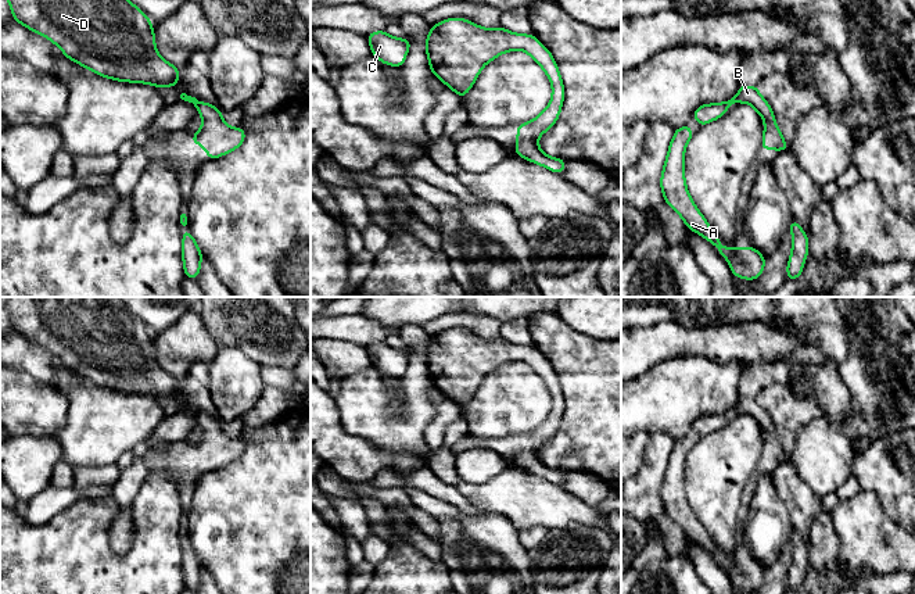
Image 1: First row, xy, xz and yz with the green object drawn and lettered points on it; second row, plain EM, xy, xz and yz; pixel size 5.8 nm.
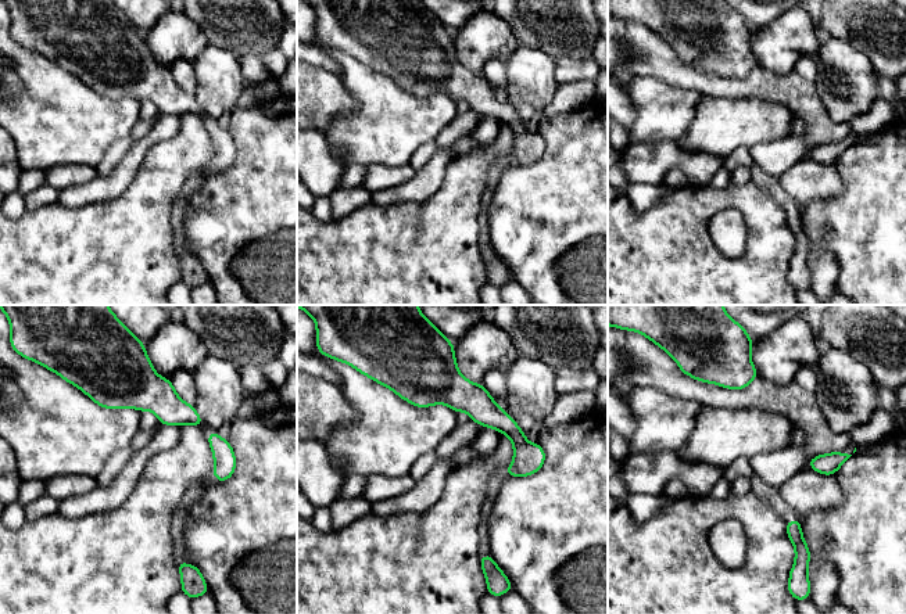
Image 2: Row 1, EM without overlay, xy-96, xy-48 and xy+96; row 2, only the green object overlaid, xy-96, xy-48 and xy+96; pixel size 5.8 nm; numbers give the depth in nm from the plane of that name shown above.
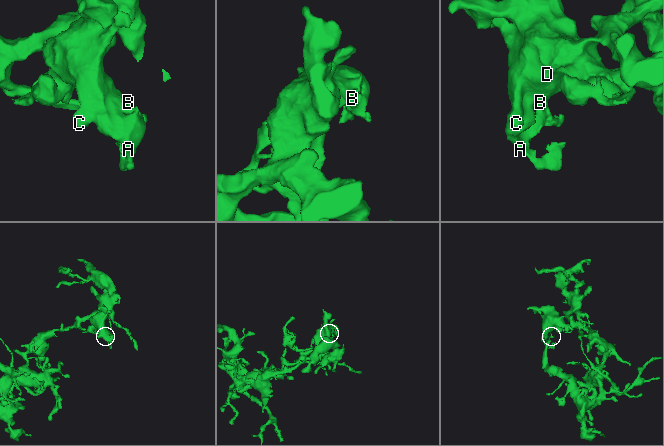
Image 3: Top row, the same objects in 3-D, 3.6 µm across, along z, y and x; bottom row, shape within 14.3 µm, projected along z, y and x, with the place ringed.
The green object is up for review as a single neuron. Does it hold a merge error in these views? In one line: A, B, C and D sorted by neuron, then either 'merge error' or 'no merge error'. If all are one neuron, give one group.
groups A B C D; no merge error

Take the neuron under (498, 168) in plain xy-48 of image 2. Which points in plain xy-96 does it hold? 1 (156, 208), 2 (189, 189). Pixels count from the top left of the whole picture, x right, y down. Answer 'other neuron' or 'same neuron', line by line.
1: other neuron
2: same neuron

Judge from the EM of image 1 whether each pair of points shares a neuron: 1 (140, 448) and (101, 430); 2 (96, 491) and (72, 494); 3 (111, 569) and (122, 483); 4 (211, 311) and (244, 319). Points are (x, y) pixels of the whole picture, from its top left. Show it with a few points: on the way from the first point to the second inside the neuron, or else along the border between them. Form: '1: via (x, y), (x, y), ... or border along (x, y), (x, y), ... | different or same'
1: border along (160, 423), (132, 450) | different
2: via (90, 493), (78, 494) | same
3: border along (114, 518), (110, 526), (110, 546), (124, 555) | different
4: via (219, 311), (236, 311) | same

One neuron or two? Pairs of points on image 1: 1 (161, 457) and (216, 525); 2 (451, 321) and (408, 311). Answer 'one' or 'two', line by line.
1: two
2: two

